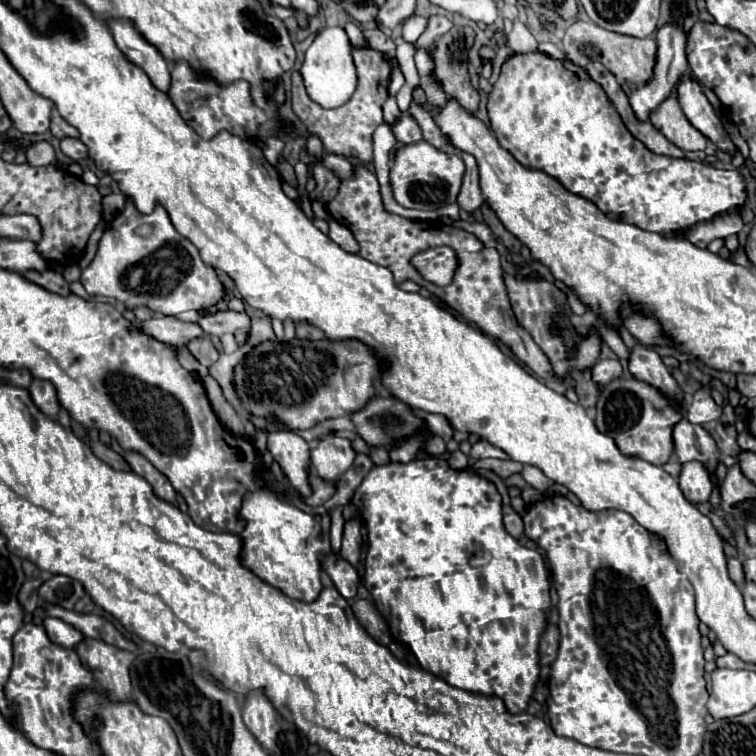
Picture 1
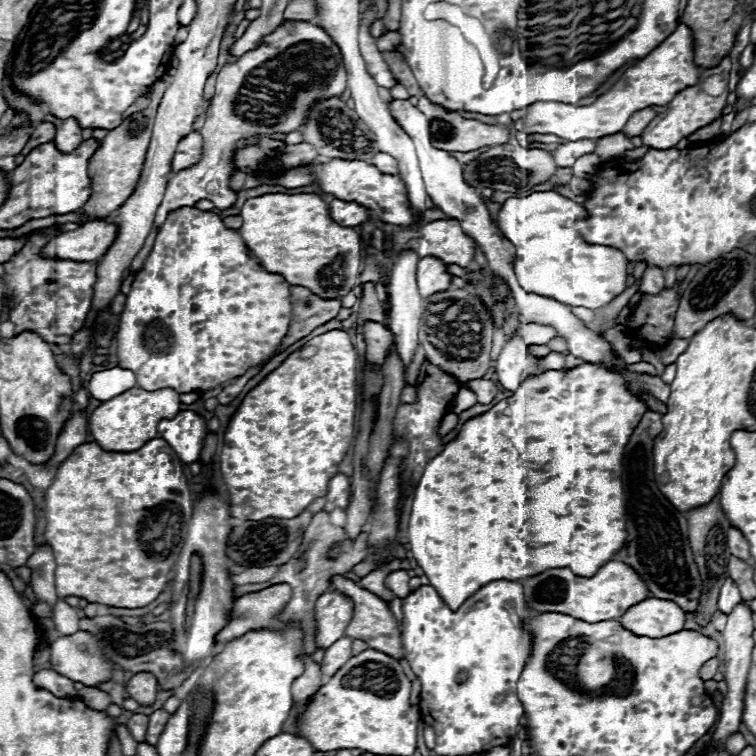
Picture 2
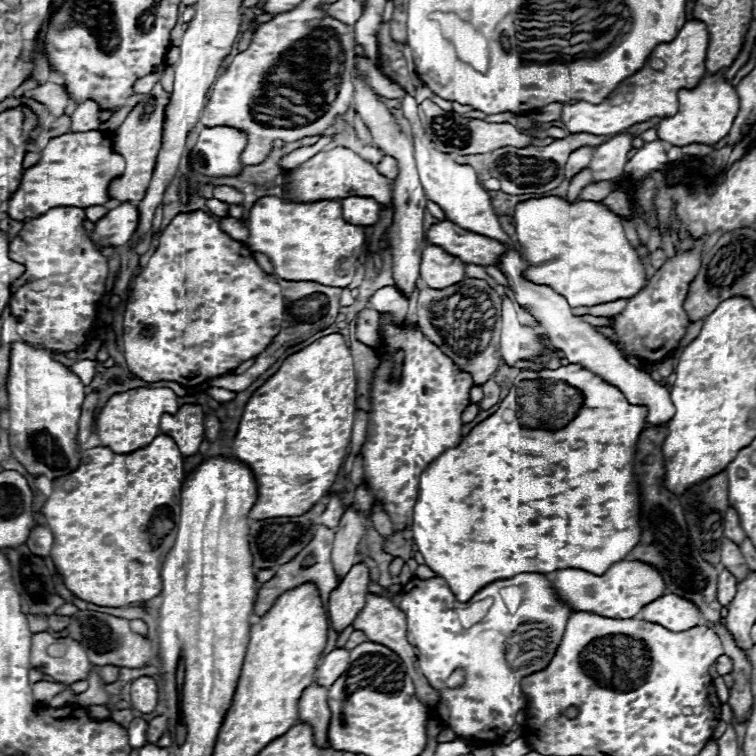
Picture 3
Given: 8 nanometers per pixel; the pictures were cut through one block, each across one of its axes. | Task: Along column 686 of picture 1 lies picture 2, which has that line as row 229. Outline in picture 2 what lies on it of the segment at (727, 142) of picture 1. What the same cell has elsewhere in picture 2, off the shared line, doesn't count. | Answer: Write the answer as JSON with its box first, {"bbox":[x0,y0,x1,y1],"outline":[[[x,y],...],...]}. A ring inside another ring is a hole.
{"bbox":[44,218,118,262],"outline":[[[96,218],[82,224],[78,230],[54,236],[48,242],[48,248],[44,248],[44,256],[56,256],[62,260],[68,258],[80,262],[100,260],[116,240],[116,234],[118,226],[114,222]]]}

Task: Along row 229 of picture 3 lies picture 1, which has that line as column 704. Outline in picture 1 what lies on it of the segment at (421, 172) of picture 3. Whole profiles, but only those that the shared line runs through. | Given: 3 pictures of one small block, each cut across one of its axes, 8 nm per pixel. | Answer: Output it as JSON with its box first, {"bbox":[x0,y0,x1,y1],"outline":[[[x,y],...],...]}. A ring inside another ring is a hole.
{"bbox":[680,460,712,504],"outline":[[[698,460],[682,464],[680,488],[686,500],[690,500],[692,504],[708,502],[710,492],[712,492],[712,478],[710,478],[710,470],[706,468],[706,464]]]}

